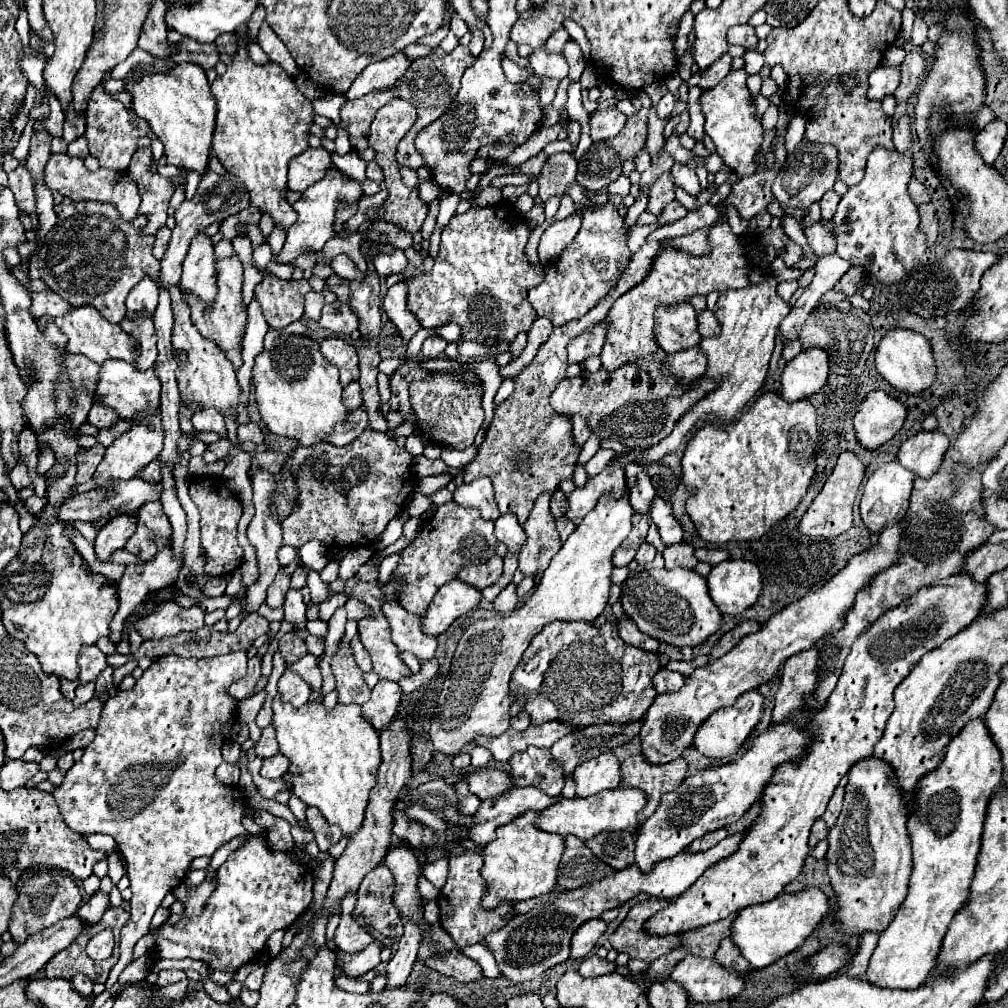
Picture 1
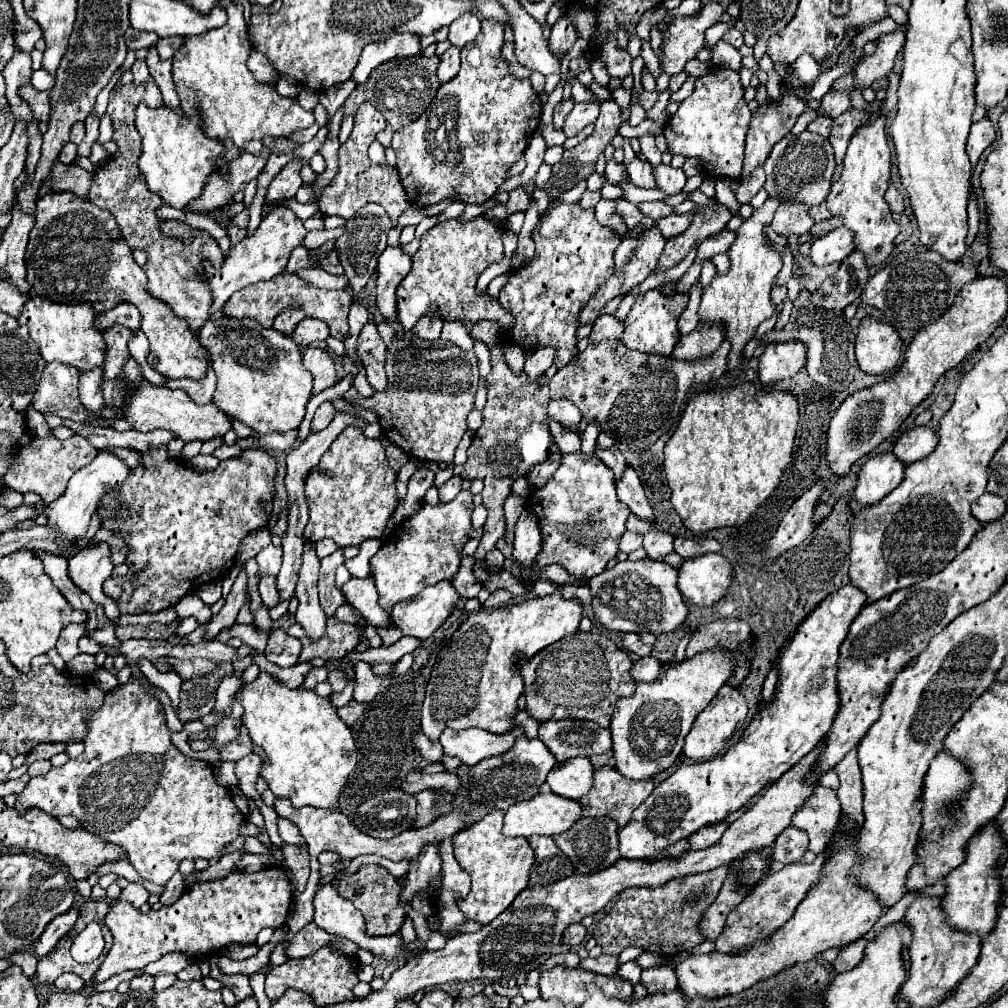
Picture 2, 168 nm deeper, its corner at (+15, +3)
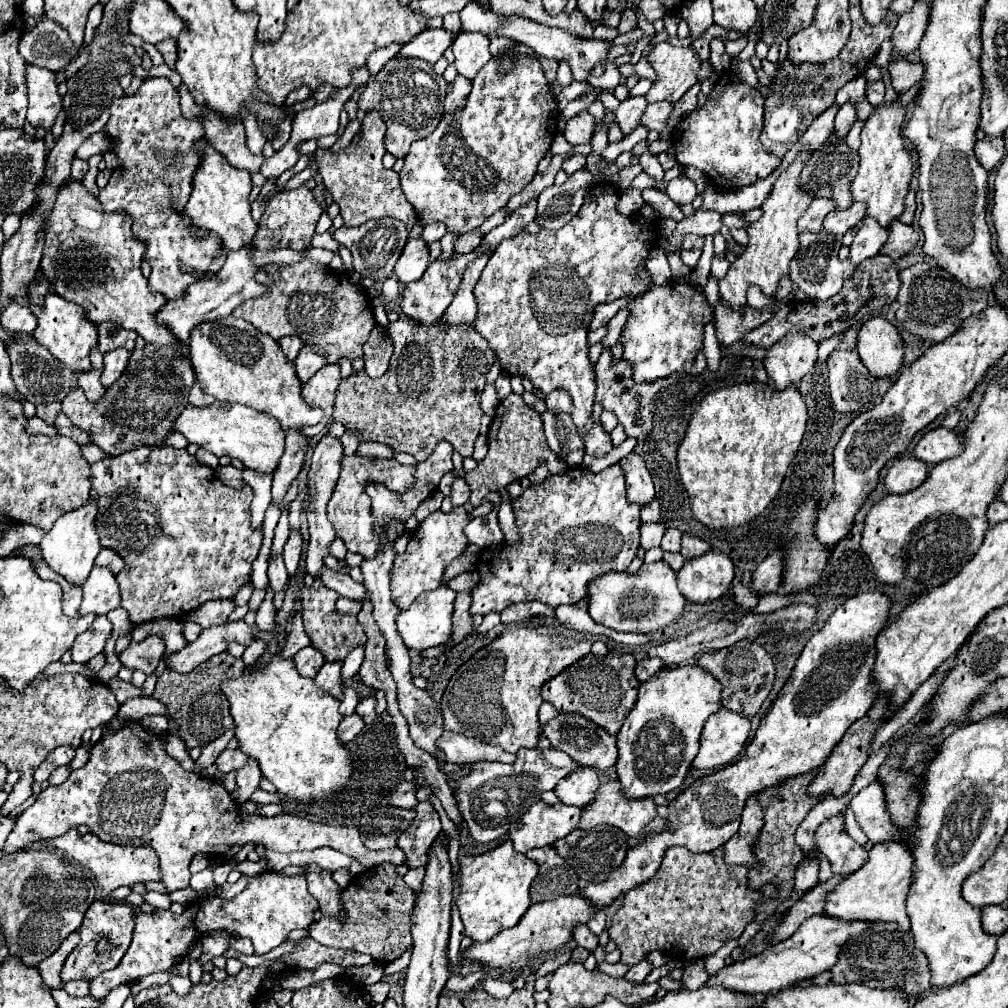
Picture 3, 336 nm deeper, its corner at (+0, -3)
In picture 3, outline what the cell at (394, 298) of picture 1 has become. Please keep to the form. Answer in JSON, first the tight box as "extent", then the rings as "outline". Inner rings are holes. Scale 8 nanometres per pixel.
{"extent":[394,238,430,284],"outline":[[[408,238],[404,252],[402,252],[400,260],[396,262],[394,274],[398,276],[398,280],[402,284],[410,284],[410,282],[416,282],[422,278],[428,264],[430,264],[428,244],[422,238]]]}

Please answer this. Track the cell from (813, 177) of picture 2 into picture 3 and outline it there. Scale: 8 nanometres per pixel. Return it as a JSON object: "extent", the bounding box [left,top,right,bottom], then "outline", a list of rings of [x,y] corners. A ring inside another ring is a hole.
{"extent":[802,144,858,210],"outline":[[[846,144],[834,146],[834,148],[826,148],[826,152],[816,150],[812,154],[812,158],[808,160],[808,164],[802,170],[802,188],[806,192],[810,192],[812,196],[822,196],[822,198],[832,198],[840,210],[848,208],[854,200],[852,200],[852,192],[850,192],[850,184],[856,176],[858,170],[858,152],[852,150]]]}

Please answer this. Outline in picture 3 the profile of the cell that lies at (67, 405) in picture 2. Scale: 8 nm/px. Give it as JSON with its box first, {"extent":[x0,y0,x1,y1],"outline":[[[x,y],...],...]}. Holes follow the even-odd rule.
{"extent":[62,344,194,456],"outline":[[[146,344],[140,350],[132,350],[126,370],[120,380],[106,390],[104,400],[92,404],[86,400],[82,388],[76,388],[64,398],[62,412],[108,456],[120,456],[140,446],[160,448],[164,446],[166,436],[172,434],[172,420],[188,406],[188,394],[194,380],[190,360],[182,358],[172,346],[156,348],[154,344]]]}

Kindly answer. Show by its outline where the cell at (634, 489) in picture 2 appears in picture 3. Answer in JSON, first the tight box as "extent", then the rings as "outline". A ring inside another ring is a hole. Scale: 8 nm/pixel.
{"extent":[618,454,652,506],"outline":[[[628,454],[626,458],[622,458],[618,462],[624,468],[624,476],[626,476],[626,494],[630,502],[636,502],[640,506],[648,504],[652,500],[652,476],[646,470],[644,460],[638,454]]]}

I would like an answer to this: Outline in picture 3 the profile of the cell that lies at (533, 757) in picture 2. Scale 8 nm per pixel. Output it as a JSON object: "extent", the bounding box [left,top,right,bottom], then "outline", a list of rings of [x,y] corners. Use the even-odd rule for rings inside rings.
{"extent":[450,750,580,842],"outline":[[[518,750],[514,764],[500,764],[500,762],[484,762],[484,764],[462,764],[460,772],[450,774],[450,788],[454,792],[454,798],[458,802],[460,814],[468,826],[470,836],[476,842],[492,842],[500,836],[504,836],[528,808],[532,802],[536,802],[536,794],[532,788],[536,786],[536,780],[540,780],[542,790],[552,790],[560,778],[574,772],[580,764],[576,764],[568,754],[560,750]],[[536,752],[536,756],[532,754]],[[542,754],[542,756],[538,756]],[[534,758],[542,758],[542,762],[534,762]]]}

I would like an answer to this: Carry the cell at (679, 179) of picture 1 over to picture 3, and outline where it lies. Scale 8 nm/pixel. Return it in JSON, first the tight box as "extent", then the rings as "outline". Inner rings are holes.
{"extent":[666,176,696,204],"outline":[[[678,176],[666,184],[666,194],[676,204],[690,204],[696,198],[696,184],[686,176]]]}

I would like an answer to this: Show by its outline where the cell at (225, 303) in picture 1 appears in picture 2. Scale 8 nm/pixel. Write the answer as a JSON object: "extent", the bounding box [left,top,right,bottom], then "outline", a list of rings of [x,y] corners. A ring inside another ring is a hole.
{"extent":[87,78,225,334],"outline":[[[149,78],[141,86],[125,84],[109,98],[107,114],[113,120],[113,128],[115,128],[113,140],[119,144],[119,152],[113,154],[109,162],[101,164],[101,168],[95,170],[95,180],[91,184],[87,200],[99,208],[107,208],[115,216],[123,240],[133,250],[135,248],[147,250],[149,262],[145,264],[145,272],[149,278],[149,288],[147,288],[149,294],[161,298],[175,312],[175,316],[183,318],[189,330],[197,334],[197,330],[209,320],[209,306],[213,304],[209,286],[205,286],[205,278],[197,278],[197,270],[201,270],[201,262],[205,262],[205,258],[209,258],[213,266],[221,266],[225,256],[217,246],[215,238],[209,236],[209,232],[199,232],[197,236],[205,236],[205,240],[199,242],[197,246],[195,244],[187,246],[185,250],[181,238],[165,236],[159,232],[159,218],[155,216],[155,208],[161,204],[161,198],[157,198],[157,194],[153,194],[145,186],[145,178],[141,178],[141,170],[137,168],[137,160],[141,156],[141,138],[133,120],[135,120],[135,106],[139,104],[139,100],[143,100],[149,108],[157,108],[163,104],[161,92],[153,82],[153,78]]]}

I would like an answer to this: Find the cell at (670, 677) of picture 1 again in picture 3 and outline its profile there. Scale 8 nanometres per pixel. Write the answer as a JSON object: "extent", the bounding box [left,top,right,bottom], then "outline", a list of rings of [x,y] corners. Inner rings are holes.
{"extent":[634,658,662,682],"outline":[[[644,658],[640,662],[636,662],[636,668],[634,668],[634,674],[640,682],[646,682],[652,674],[656,674],[660,668],[662,668],[662,660],[660,658]]]}

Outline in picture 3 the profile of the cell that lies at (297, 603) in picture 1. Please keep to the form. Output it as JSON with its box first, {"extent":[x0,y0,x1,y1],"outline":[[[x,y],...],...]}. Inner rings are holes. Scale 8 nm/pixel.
{"extent":[268,556,288,592],"outline":[[[274,556],[270,560],[270,566],[268,566],[268,578],[270,578],[270,586],[274,592],[280,592],[288,580],[288,572],[286,572],[286,566],[284,566],[284,560],[282,556]]]}

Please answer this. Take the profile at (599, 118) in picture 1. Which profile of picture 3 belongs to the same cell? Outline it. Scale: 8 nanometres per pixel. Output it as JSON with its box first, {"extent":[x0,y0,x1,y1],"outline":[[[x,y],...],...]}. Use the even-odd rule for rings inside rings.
{"extent":[564,112,594,146],"outline":[[[580,112],[578,116],[568,120],[568,124],[564,128],[564,138],[572,146],[588,144],[592,138],[592,128],[594,128],[594,118],[588,112]]]}

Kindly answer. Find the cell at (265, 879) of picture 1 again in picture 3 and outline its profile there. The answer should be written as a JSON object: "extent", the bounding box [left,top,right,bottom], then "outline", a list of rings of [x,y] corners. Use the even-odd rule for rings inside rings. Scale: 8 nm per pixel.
{"extent":[90,872,318,1000],"outline":[[[262,872],[248,880],[248,886],[230,902],[218,896],[200,898],[184,914],[176,916],[170,910],[156,910],[154,914],[136,914],[136,930],[124,960],[112,970],[96,976],[90,982],[90,996],[100,1000],[112,988],[120,984],[136,982],[148,974],[168,970],[176,958],[182,958],[190,950],[190,942],[202,934],[214,930],[226,930],[232,936],[246,936],[252,940],[254,954],[262,956],[280,946],[288,932],[294,928],[308,928],[314,922],[314,910],[318,910],[318,900],[308,892],[304,876],[282,876],[276,872]],[[214,900],[214,902],[210,902]]]}

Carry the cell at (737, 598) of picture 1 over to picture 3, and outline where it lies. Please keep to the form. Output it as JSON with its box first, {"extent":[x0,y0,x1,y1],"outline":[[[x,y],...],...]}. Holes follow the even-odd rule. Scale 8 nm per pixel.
{"extent":[676,550,734,604],"outline":[[[708,550],[704,556],[686,560],[676,572],[678,588],[688,602],[706,604],[728,592],[734,580],[734,564],[728,554]]]}

